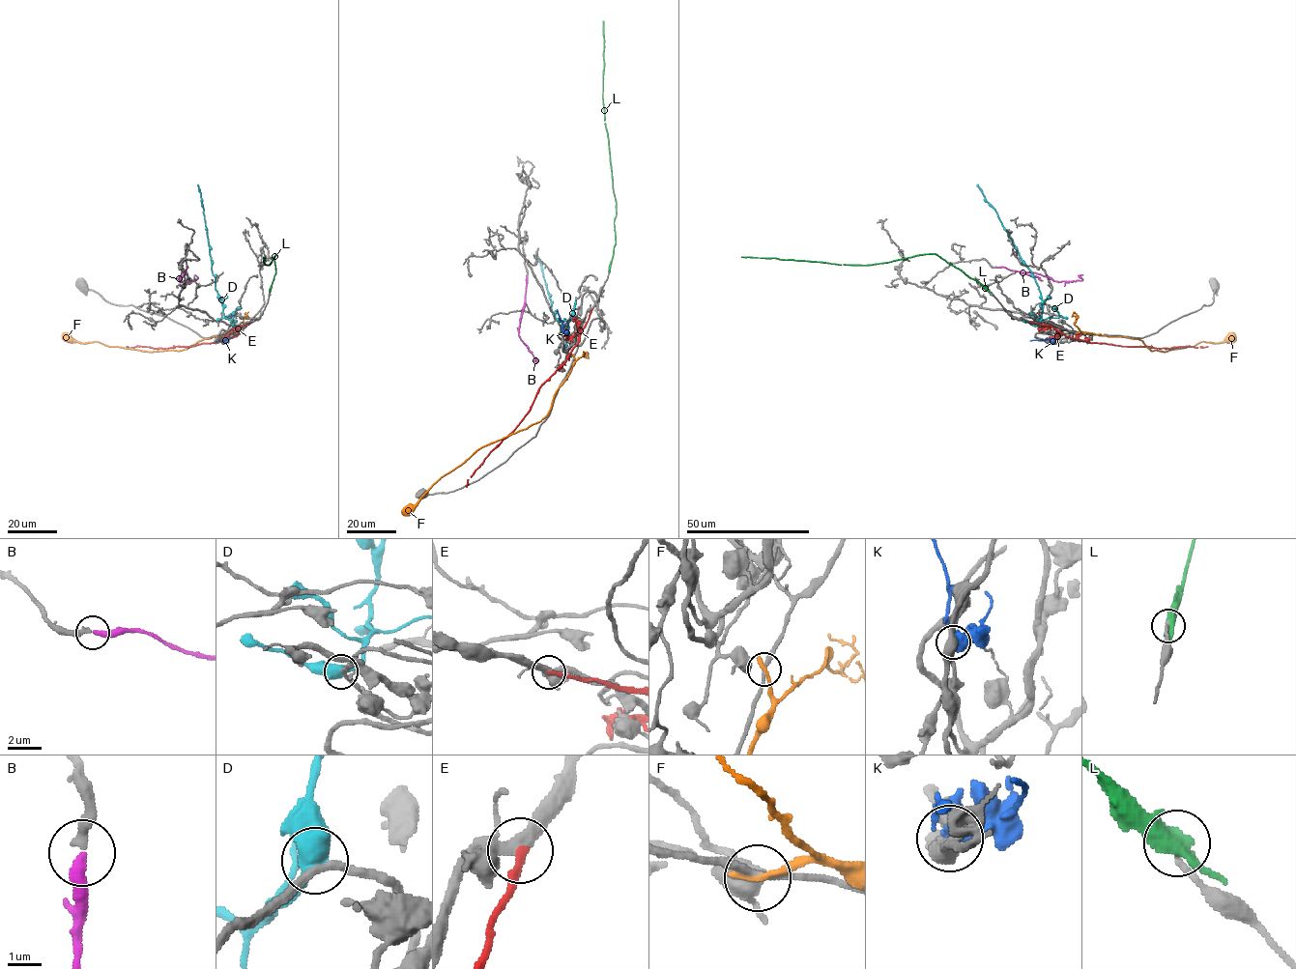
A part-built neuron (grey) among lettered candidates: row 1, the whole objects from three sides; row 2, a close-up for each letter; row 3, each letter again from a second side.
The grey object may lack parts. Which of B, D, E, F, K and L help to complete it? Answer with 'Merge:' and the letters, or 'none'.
Merge: B

